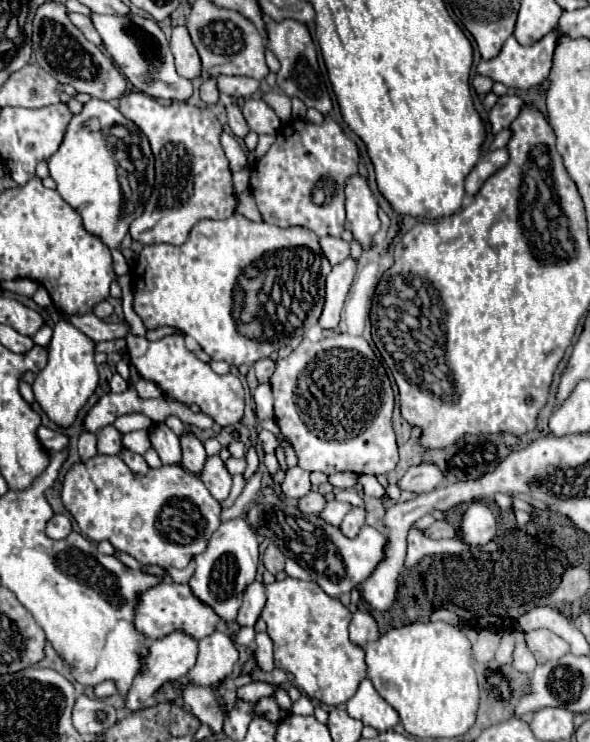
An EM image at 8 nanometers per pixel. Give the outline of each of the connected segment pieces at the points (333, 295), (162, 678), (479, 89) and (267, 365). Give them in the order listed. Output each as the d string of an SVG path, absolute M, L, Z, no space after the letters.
M349 257L343 263L335 265L331 273L327 275L327 285L325 285L325 305L323 313L319 317L319 325L323 329L335 329L339 325L339 313L345 301L345 295L349 291L349 285L355 275L355 261Z
M177 629L161 639L155 639L149 643L149 657L143 659L143 665L145 665L145 671L143 675L139 675L139 679L135 679L135 683L131 685L131 691L127 695L127 705L137 711L139 705L149 699L163 683L167 681L175 681L179 677L185 677L189 673L189 669L195 665L195 659L197 659L197 639L191 637L189 633Z
M475 75L475 79L473 79L473 89L475 89L477 95L487 95L487 93L491 91L491 87L493 87L493 81L491 81L491 79L481 77L481 75Z
M269 357L255 363L255 375L257 375L257 381L259 381L259 383L267 383L269 377L273 375L273 371L275 371L275 363L273 363L273 359L269 359Z

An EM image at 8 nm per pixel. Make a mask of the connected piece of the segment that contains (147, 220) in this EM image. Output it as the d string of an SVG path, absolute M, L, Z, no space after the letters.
M127 93L119 99L119 111L127 119L131 119L149 139L153 155L155 155L155 189L151 199L145 205L145 211L141 217L137 217L131 223L131 237L143 245L155 245L155 243L169 243L169 245L183 245L189 237L189 231L195 223L203 219L229 219L235 213L235 193L233 193L233 181L227 157L221 147L221 123L217 121L215 113L209 109L191 107L187 103L173 101L169 107L159 105L151 95L147 93Z

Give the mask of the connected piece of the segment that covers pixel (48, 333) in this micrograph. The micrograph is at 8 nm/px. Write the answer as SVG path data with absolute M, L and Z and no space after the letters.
M45 323L41 329L31 339L33 339L33 343L35 345L41 345L41 347L47 347L49 345L49 341L51 341L53 334L53 329L50 323Z

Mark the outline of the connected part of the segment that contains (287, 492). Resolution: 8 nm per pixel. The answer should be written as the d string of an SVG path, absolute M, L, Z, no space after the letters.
M293 467L287 471L285 481L281 483L281 491L285 497L291 499L301 499L311 491L311 481L309 481L309 473L303 471L301 467Z

